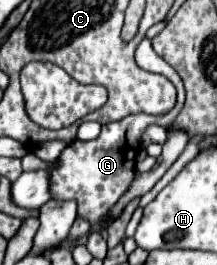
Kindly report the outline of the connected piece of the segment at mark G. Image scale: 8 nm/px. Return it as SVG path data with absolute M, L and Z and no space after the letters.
M144 38L138 48L136 48L136 64L144 70L156 72L166 76L178 90L178 102L174 106L174 110L170 110L164 116L126 116L120 122L110 122L106 126L102 126L102 132L96 140L88 140L88 142L72 142L70 146L66 146L66 150L60 152L60 156L54 160L54 166L46 168L48 172L48 180L50 180L50 196L52 200L74 200L78 204L78 218L84 218L90 222L90 226L96 224L110 224L110 210L118 204L118 200L126 194L126 190L130 188L130 184L136 178L136 154L142 146L142 134L146 132L148 126L158 124L162 128L170 128L170 124L176 120L178 112L184 106L184 84L182 78L176 74L176 70L172 70L168 66L168 62L164 62L152 48L150 38Z

